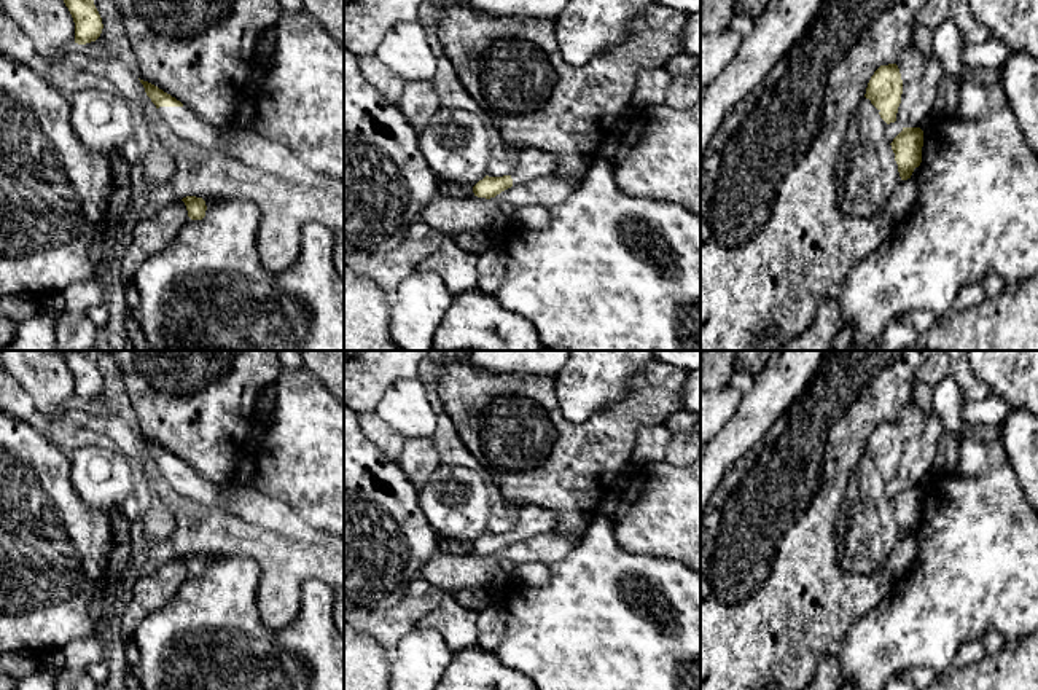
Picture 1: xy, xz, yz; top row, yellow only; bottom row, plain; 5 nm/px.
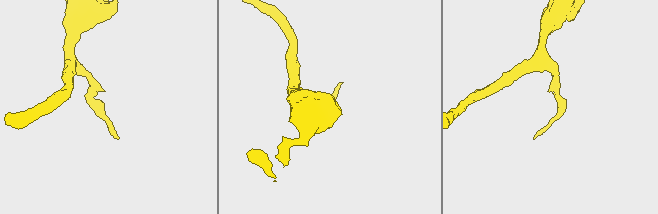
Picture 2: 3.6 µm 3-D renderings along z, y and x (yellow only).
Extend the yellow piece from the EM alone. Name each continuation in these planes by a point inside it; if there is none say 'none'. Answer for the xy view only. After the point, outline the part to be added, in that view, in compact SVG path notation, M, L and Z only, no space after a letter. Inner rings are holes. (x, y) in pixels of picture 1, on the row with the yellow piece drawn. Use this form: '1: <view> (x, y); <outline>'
1: xy (185, 123); M159 107L158 112L177 135L229 156L229 134L220 126L204 121L186 107Z

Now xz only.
1: xz (534, 163); M525 148L519 153L517 167L509 174L513 186L551 175L556 172L557 164L559 161L554 155L537 148Z

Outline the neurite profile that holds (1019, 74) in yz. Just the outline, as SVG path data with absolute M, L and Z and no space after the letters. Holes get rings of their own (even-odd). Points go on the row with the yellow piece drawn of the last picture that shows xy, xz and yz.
M1017 51L998 69L1009 107L1038 158L1038 59Z

